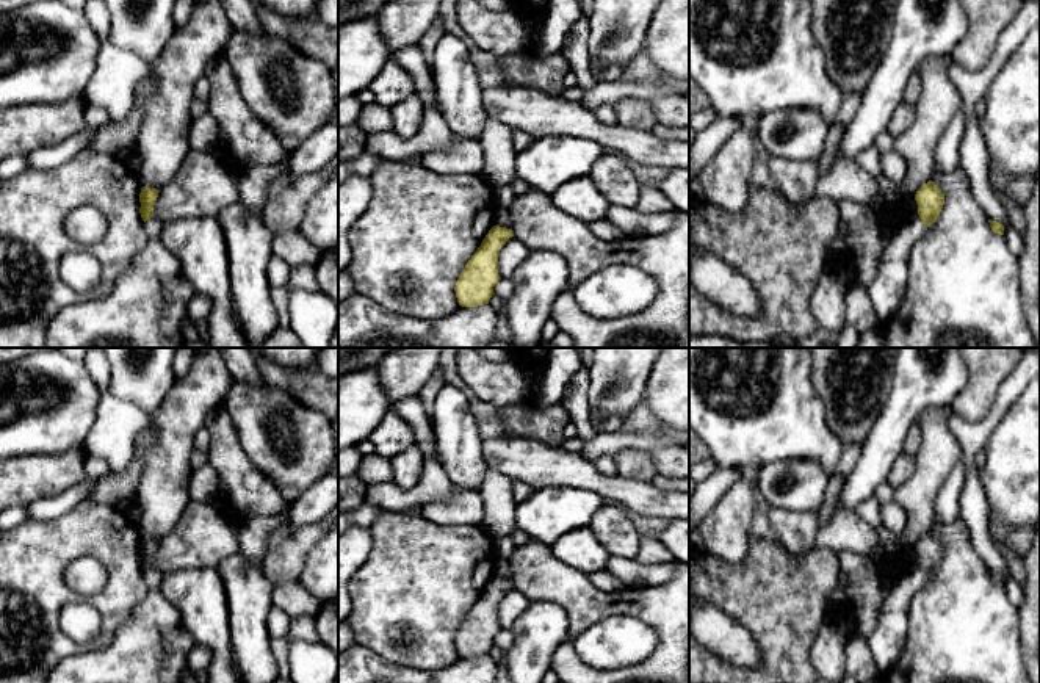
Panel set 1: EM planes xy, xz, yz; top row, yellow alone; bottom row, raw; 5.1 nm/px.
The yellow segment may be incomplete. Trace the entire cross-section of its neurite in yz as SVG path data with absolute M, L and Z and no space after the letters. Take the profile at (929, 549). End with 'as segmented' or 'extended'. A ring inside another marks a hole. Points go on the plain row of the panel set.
M929 531L916 542L915 551L918 555L919 569L930 578L943 559L944 545L932 531Z; as segmented

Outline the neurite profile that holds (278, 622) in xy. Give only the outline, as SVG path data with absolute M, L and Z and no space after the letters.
M273 605L266 627L271 639L285 636L290 628L290 616L279 606Z

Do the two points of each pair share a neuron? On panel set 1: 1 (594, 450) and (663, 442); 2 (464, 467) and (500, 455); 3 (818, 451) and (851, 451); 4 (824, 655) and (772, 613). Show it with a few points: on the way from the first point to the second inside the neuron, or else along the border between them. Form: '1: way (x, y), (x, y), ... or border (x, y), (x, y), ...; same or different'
1: way (611, 444), (646, 442); same
2: border (481, 439), (481, 456), (487, 464); different
3: border (843, 444), (840, 462), (829, 477); different
4: border (824, 613), (810, 650), (812, 666); different

